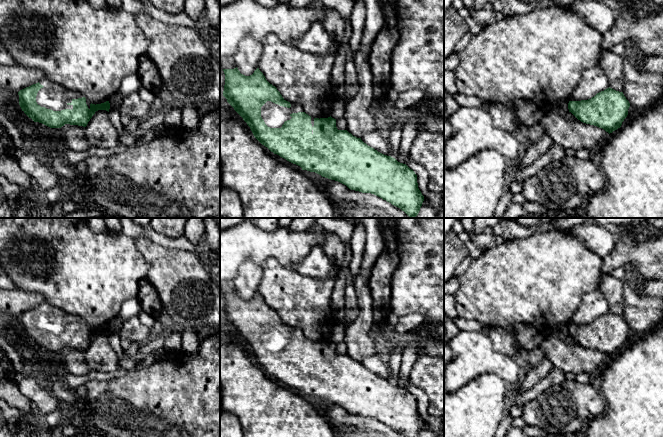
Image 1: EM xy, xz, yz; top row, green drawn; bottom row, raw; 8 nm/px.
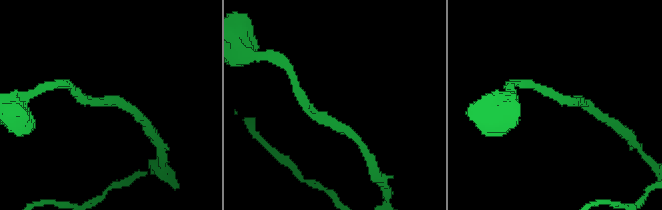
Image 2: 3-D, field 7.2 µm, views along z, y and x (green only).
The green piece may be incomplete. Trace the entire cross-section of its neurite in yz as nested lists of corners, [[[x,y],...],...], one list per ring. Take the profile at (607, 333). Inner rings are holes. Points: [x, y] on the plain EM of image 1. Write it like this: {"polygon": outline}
{"polygon": [[[610,311],[591,323],[568,327],[569,336],[578,344],[602,352],[609,358],[621,351],[629,331],[623,316]]]}

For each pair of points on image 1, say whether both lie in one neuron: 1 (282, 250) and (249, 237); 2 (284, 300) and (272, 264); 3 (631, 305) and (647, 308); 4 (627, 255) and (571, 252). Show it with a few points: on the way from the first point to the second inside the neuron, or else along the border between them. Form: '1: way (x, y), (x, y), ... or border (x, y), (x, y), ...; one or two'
1: way (274, 244), (257, 244); one
2: way (281, 291), (274, 273); one
3: way (635, 306), (643, 308); one
4: border (603, 259), (602, 272); two

